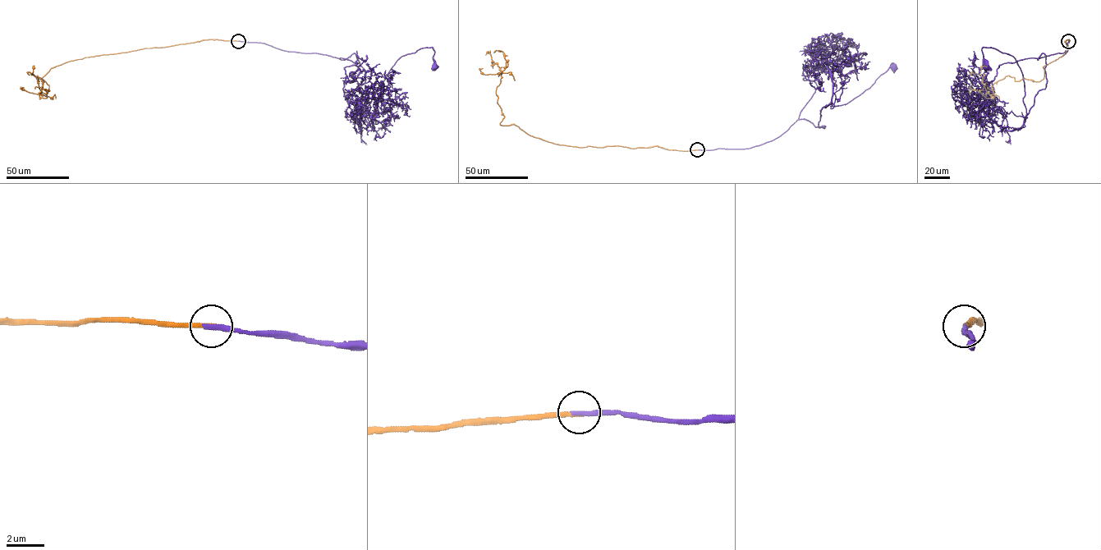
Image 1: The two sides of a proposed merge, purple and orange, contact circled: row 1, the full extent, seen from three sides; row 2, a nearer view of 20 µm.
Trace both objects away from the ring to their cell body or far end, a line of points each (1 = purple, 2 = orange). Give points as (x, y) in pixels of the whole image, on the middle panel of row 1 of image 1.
1: (697, 149), (759, 146), (798, 119), (823, 128), (818, 125), (823, 107), (846, 103), (892, 63), (893, 67)
2: (697, 149), (556, 144), (513, 124), (501, 125), (504, 116), (496, 91), (501, 72), (488, 51)

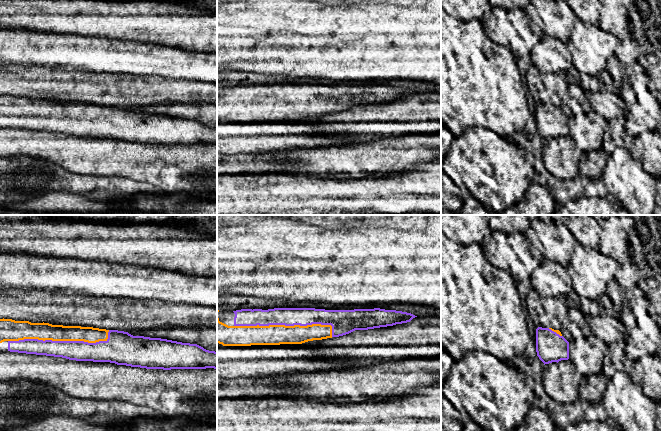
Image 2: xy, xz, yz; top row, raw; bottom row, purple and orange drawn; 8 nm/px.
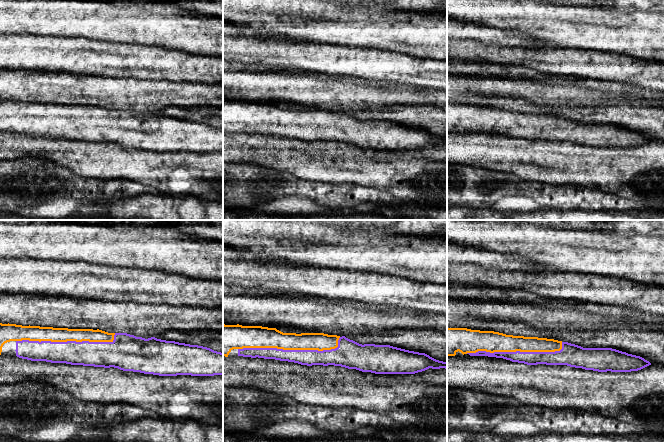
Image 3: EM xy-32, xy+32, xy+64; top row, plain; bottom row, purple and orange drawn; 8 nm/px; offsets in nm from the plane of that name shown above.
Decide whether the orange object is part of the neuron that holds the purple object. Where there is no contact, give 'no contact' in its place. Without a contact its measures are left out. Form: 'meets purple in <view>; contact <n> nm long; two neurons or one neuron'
meets purple in xy; contact 800 nm long; one neuron

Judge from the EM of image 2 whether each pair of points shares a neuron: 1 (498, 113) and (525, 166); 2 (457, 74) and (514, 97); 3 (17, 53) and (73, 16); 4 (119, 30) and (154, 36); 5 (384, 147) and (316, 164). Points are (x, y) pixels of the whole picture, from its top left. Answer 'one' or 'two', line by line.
1: two
2: one
3: two
4: one
5: one

